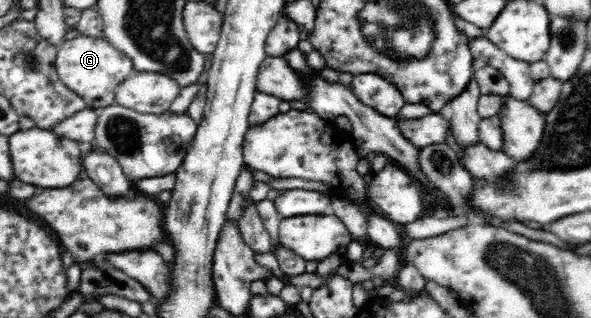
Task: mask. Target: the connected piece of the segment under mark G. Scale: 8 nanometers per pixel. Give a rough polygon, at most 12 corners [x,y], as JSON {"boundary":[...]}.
{"boundary":[[83,33],[58,48],[59,79],[87,107],[116,105],[132,59]]}

